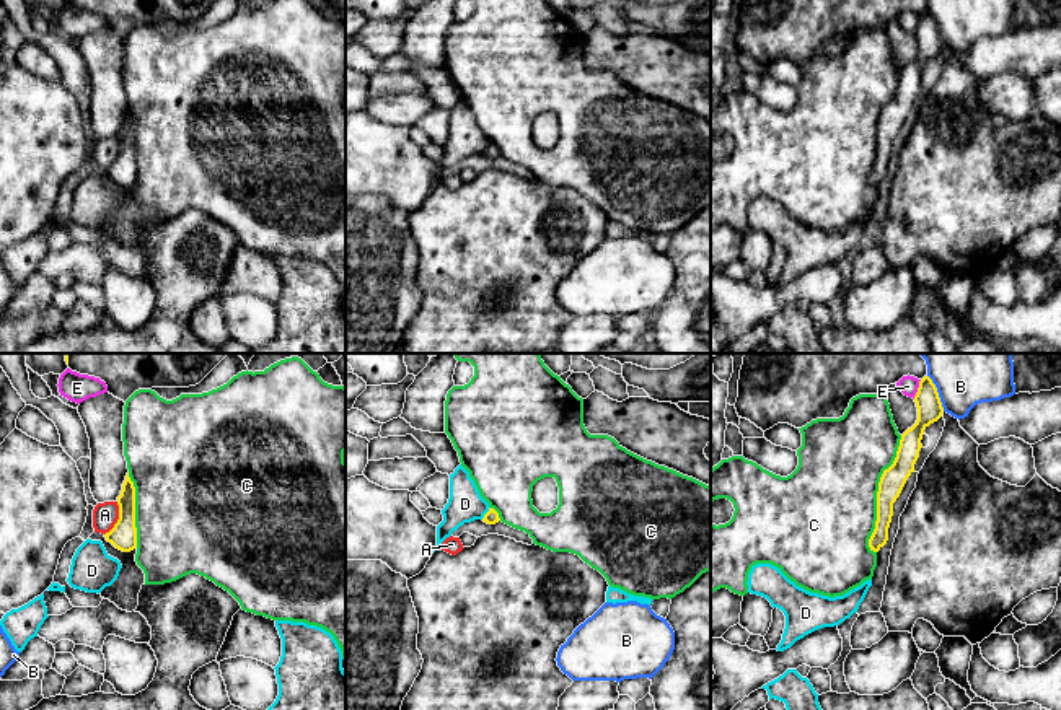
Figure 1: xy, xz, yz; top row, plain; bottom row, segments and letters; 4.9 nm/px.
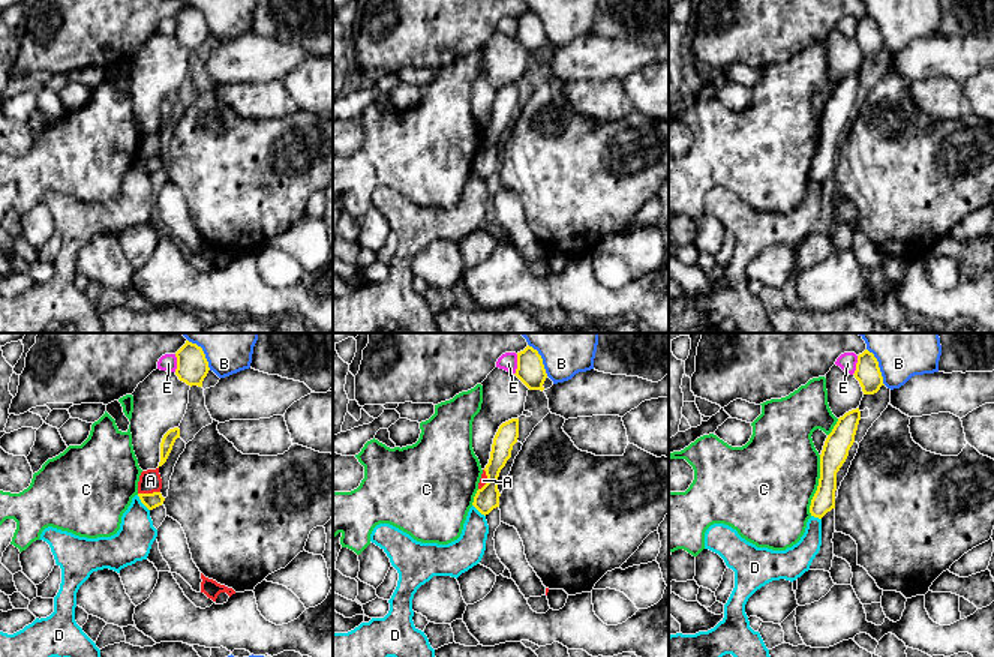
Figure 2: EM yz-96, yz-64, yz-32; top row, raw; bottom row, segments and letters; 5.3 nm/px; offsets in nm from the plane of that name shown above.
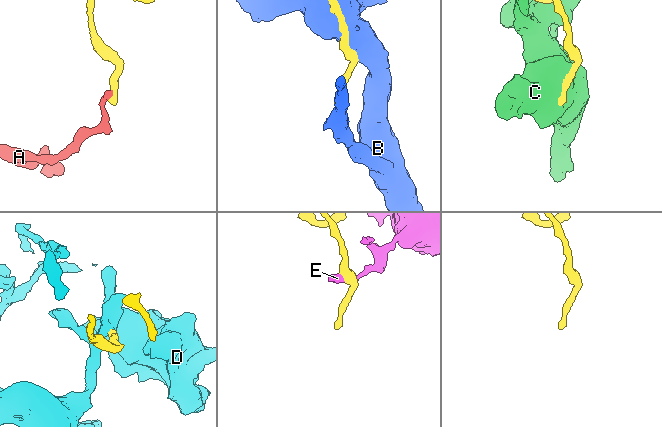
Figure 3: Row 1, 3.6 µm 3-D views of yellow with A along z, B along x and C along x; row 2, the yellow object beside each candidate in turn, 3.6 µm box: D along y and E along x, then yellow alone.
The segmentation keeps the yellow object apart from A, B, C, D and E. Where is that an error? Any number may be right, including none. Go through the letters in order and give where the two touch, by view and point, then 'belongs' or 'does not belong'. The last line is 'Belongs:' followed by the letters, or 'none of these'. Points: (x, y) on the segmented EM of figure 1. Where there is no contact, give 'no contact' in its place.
A: xy (119, 518) | does not belong
B: yz (937, 393) | does not belong
C: yz (877, 494) | does not belong
D: xz (486, 513) | does not belong
E: yz (918, 390) | does not belong
Belongs: none of these

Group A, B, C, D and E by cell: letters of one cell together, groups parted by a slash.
A / B / C / D / E

